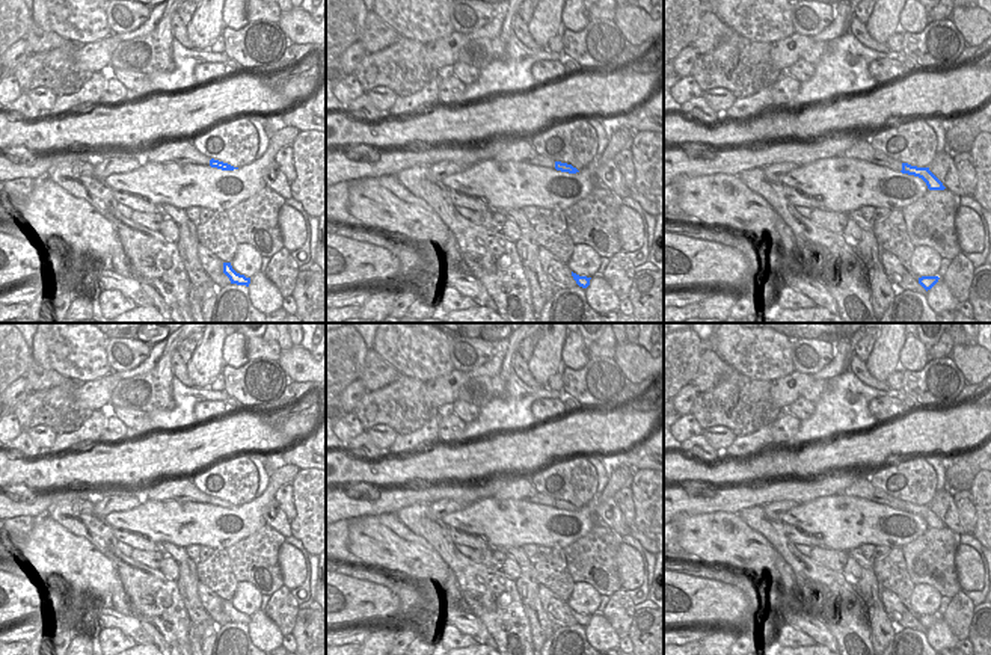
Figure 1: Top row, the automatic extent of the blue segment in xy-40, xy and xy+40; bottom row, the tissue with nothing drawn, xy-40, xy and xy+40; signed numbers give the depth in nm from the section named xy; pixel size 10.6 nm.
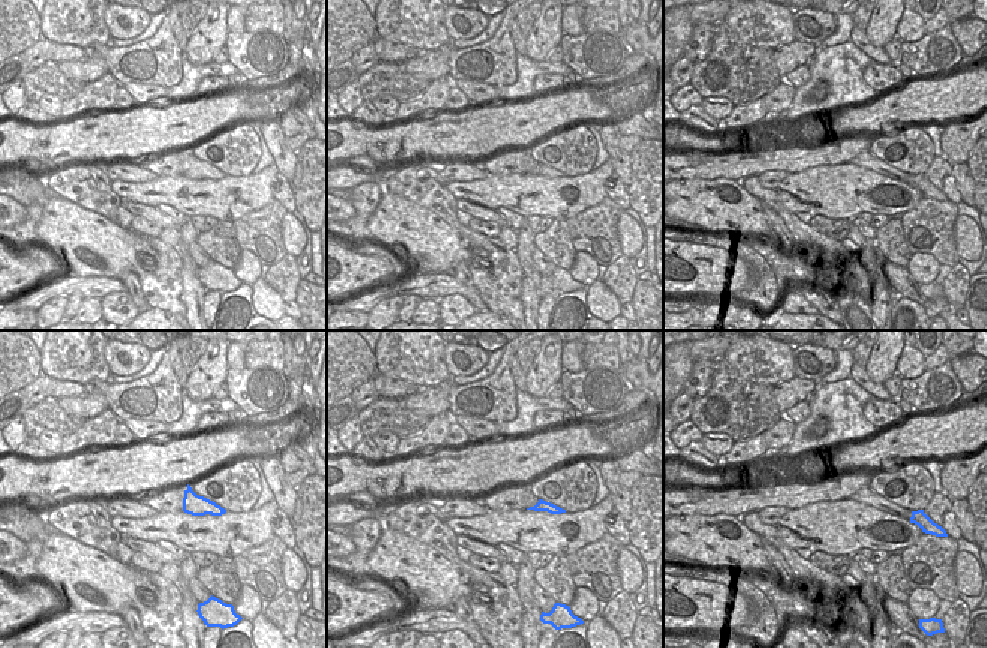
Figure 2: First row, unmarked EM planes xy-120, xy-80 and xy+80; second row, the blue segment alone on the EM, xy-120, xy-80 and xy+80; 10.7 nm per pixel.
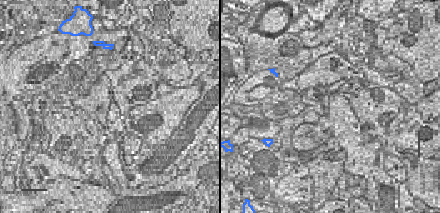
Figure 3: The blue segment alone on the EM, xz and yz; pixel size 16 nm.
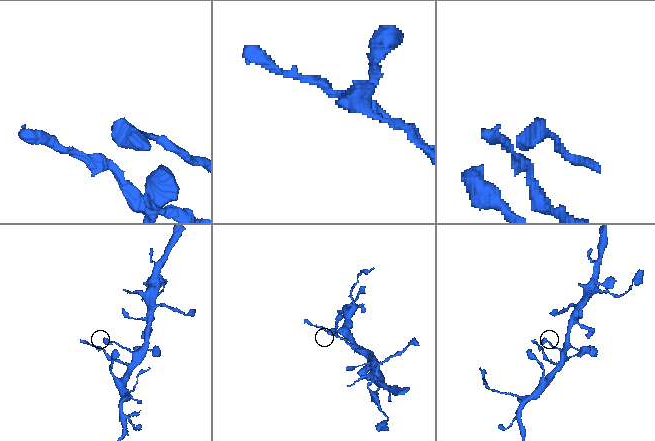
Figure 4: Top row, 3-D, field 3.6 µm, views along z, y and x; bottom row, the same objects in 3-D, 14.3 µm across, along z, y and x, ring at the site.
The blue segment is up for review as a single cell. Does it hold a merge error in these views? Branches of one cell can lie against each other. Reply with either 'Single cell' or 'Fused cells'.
Single cell.

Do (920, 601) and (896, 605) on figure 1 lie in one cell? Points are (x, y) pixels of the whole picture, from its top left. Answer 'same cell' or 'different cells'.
different cells

